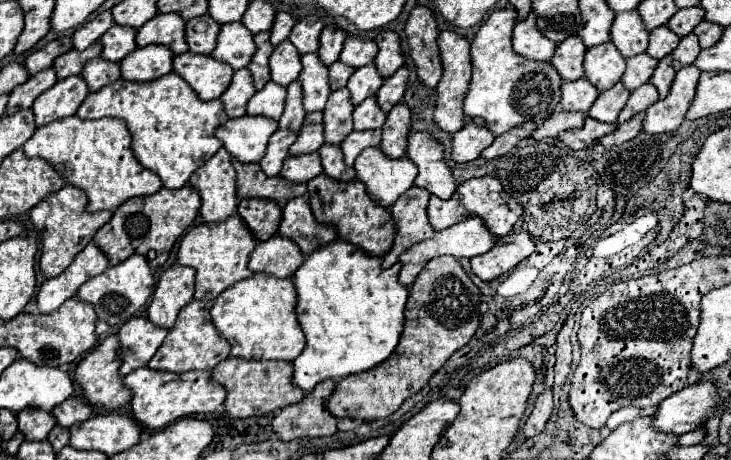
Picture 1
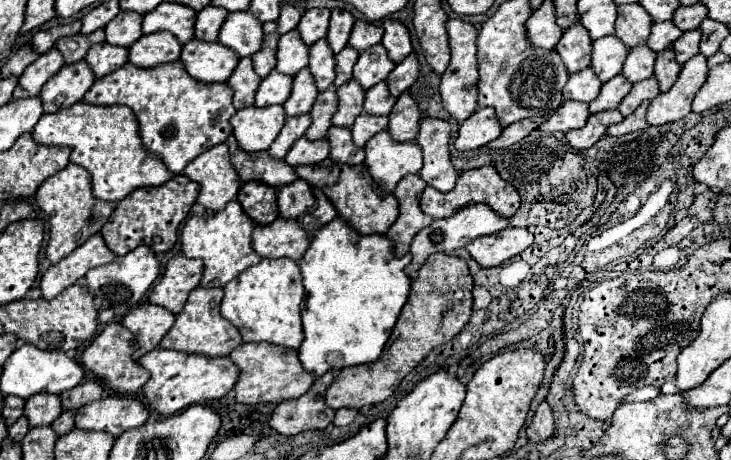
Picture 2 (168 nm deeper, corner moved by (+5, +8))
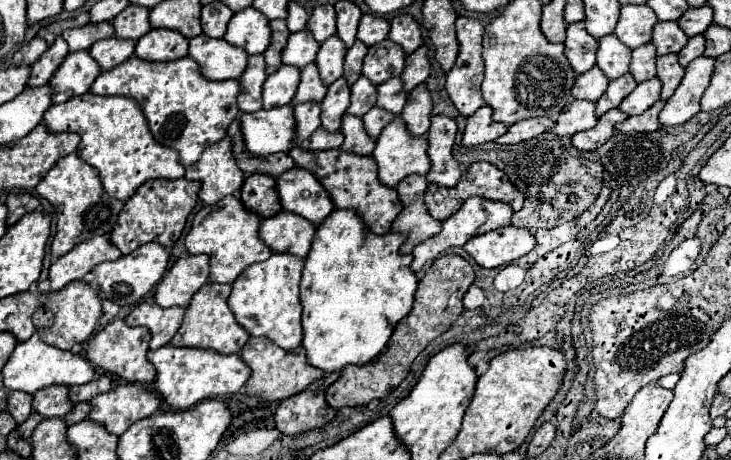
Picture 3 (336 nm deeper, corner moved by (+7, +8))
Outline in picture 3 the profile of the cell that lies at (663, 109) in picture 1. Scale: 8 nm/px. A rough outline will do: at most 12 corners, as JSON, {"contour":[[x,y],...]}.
{"contour":[[700,56],[686,66],[658,120],[676,126],[700,112],[715,59]]}

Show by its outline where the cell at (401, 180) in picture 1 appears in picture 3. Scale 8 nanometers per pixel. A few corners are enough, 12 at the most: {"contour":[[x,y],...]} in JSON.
{"contour":[[396,118],[372,152],[380,182],[394,188],[430,170],[426,136]]}

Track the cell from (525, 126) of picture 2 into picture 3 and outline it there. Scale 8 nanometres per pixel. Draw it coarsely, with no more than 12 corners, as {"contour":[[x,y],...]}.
{"contour":[[526,118],[508,126],[498,144],[516,144],[546,132],[550,118]]}

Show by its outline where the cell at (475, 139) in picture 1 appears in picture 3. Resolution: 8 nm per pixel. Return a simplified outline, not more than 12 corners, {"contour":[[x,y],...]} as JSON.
{"contour":[[482,106],[466,120],[462,144],[492,142],[506,124],[492,120],[492,108]]}

